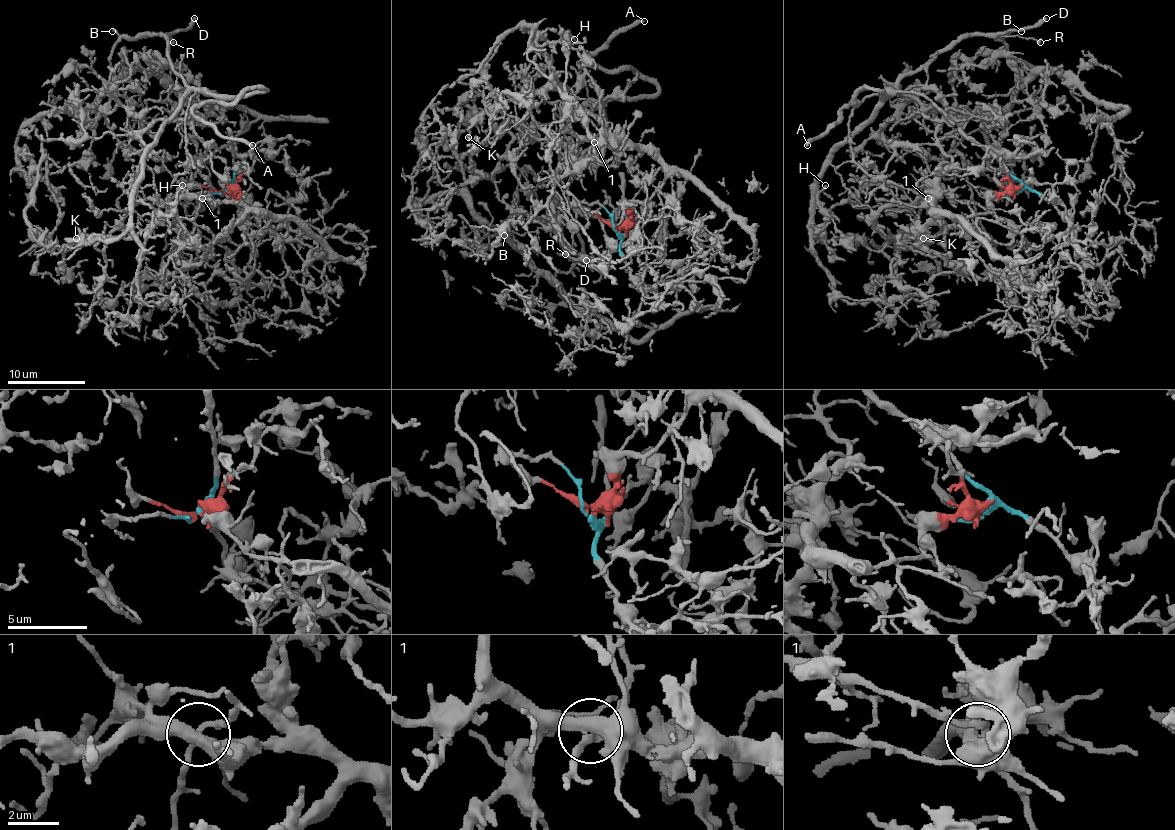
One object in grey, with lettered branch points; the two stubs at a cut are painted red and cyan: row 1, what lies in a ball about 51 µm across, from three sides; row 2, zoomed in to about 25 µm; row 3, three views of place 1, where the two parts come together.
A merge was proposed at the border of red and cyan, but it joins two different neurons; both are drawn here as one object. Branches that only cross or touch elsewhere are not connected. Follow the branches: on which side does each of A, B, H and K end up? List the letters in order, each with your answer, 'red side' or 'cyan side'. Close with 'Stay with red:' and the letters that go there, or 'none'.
A: cyan side
B: cyan side
H: red side
K: red side
Stay with red: H, K

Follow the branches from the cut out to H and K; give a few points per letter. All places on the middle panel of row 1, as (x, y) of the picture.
H: (616, 230), (664, 169), (647, 151), (567, 132), (536, 138), (524, 126), (520, 75), (569, 32), (575, 40)
K: (616, 230), (664, 169), (647, 151), (582, 142), (563, 120), (561, 93), (498, 101), (467, 138)

